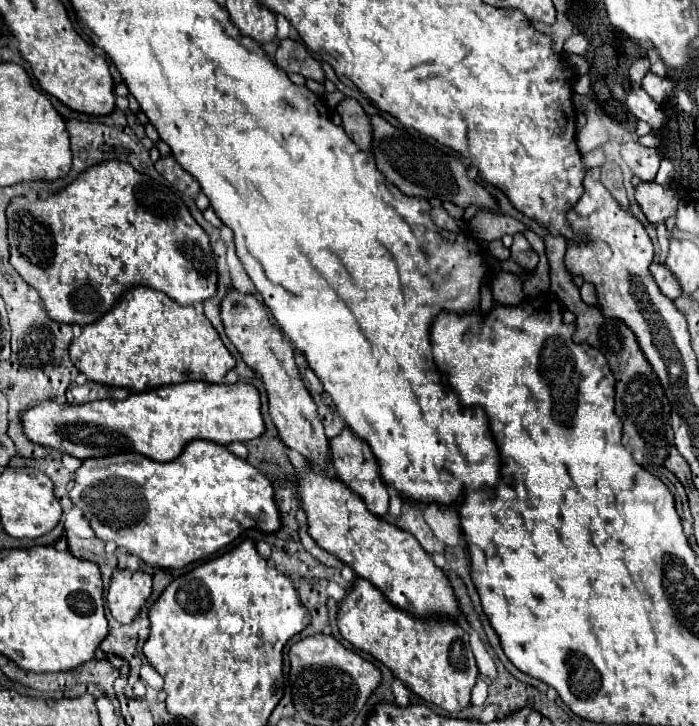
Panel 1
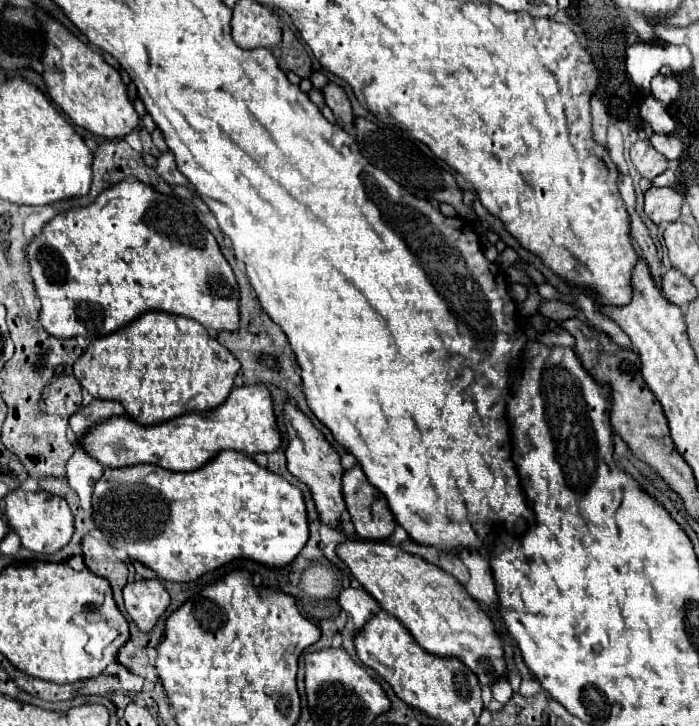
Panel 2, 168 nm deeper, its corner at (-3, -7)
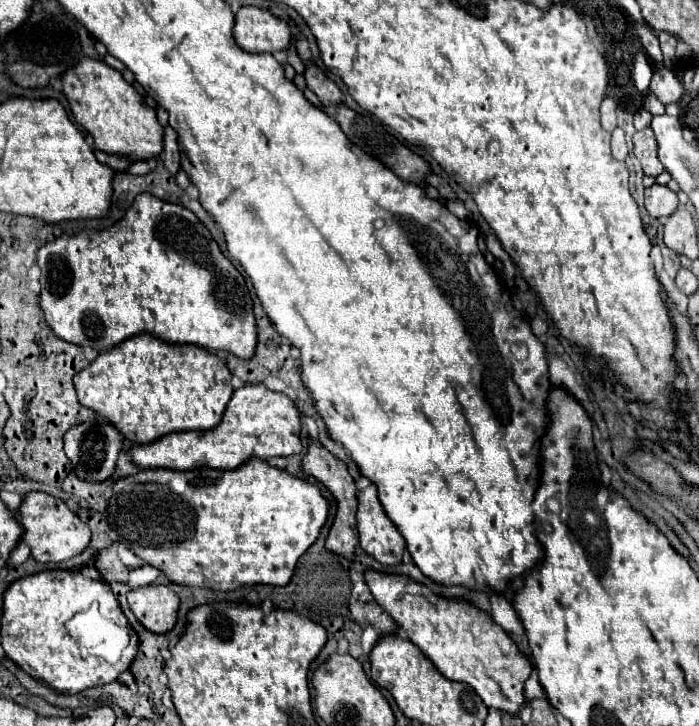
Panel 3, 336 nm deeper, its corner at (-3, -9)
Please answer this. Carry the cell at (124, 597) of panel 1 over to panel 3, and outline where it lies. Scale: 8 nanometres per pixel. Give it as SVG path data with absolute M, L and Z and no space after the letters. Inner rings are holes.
M147 585L127 593L135 617L153 633L167 633L177 623L179 595L165 585Z

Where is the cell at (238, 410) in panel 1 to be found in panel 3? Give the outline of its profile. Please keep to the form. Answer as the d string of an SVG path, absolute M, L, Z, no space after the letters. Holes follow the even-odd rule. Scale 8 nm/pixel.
M245 385L235 389L223 421L209 431L185 431L169 433L149 445L133 445L131 457L139 467L163 467L163 469L235 469L247 463L251 457L289 457L301 453L301 417L295 401L285 393L275 393L265 385Z

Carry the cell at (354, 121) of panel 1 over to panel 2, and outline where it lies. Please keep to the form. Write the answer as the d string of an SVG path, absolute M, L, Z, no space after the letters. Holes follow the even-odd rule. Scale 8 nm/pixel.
M329 83L325 89L325 101L327 105L331 107L333 115L337 117L337 121L343 125L343 127L353 127L353 121L355 121L355 115L353 115L353 109L351 109L351 103L345 95L345 91L335 85L335 83Z

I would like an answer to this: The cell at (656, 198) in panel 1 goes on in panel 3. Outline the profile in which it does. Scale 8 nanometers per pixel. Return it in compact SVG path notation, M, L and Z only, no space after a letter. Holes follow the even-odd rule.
M651 185L645 189L645 209L653 217L669 217L677 209L677 193L673 193L667 185Z

